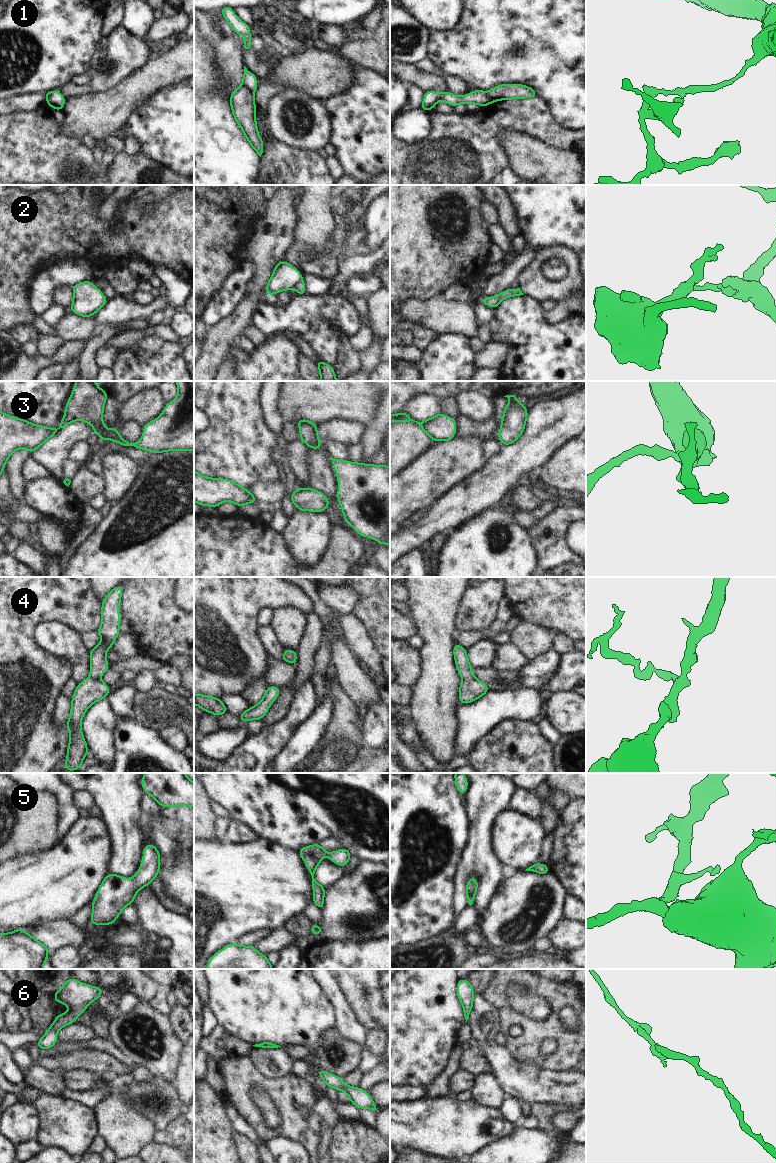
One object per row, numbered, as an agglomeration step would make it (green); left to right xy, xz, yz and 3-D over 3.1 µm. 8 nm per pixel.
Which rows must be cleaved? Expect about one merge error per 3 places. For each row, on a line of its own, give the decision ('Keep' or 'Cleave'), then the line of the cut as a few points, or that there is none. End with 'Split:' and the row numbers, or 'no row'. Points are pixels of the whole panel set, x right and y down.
1: Cleave. Split along xz (243, 85), (253, 93)
2: Cleave. Split along xz (302, 279), (293, 286)
3: Keep. No split
4: Keep. No split
5: Keep. No split
6: Keep. No split
Split: 1, 2

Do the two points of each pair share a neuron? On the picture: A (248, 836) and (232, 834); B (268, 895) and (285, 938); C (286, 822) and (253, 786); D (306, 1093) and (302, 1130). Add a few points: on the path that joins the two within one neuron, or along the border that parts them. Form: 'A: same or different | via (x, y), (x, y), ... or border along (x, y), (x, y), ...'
A: same | via (244, 834), (236, 834)
B: different | border along (283, 927), (273, 931)
C: same | via (277, 813), (259, 795)
D: same | via (297, 1102), (295, 1104), (295, 1121)

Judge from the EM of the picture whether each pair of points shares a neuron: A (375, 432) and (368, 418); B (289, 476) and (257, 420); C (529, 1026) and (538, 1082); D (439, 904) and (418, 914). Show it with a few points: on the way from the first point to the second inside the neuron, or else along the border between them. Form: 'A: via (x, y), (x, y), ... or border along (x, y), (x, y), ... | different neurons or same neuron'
A: border along (379, 410), (376, 419), (368, 428) | different neurons
B: border along (279, 465), (283, 476) | different neurons
C: border along (513, 1056), (519, 1061), (558, 1071) | different neurons
D: via (434, 904), (428, 904), (423, 909) | same neuron

